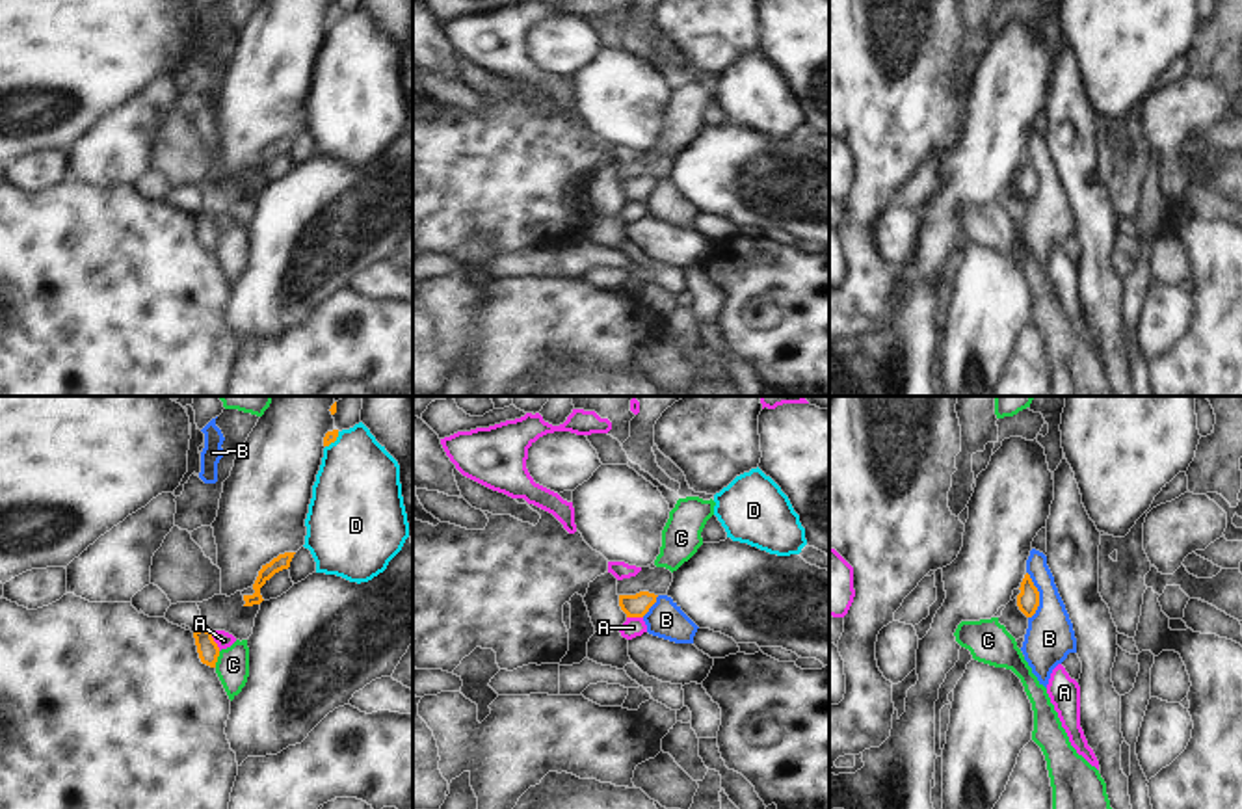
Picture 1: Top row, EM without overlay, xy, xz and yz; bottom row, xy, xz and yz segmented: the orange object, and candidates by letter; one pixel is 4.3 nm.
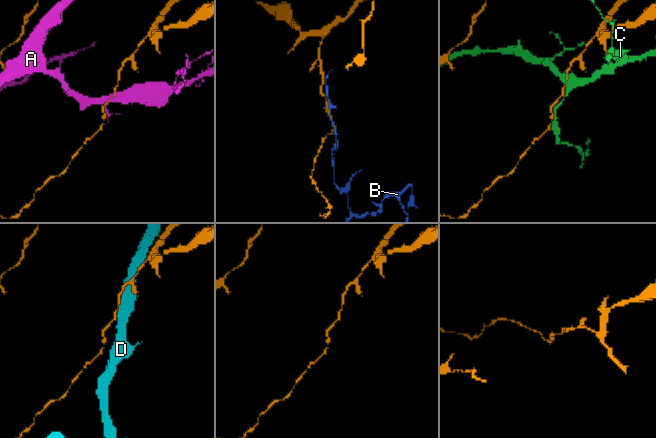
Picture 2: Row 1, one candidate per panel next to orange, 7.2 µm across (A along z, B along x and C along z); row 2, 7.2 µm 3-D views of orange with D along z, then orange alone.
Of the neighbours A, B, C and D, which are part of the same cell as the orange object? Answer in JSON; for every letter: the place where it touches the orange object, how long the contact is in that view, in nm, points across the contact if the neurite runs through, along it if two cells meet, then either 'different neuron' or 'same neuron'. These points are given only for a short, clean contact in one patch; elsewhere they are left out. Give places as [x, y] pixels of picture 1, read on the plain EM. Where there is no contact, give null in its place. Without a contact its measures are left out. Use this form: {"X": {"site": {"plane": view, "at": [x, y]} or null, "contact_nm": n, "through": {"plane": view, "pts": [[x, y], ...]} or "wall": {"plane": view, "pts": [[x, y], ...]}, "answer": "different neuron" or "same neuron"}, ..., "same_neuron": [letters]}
{"A": {"site": {"plane": "xy", "at": [214, 225]}, "contact_nm": 90, "answer": "different neuron"}, "B": {"site": {"plane": "yz", "at": [1038, 179]}, "contact_nm": 200, "wall": {"plane": "yz", "pts": [[1027, 155], [1038, 175], [1038, 192], [1030, 201]]}, "answer": "different neuron"}, "C": {"site": {"plane": "xy", "at": [216, 242]}, "contact_nm": 80, "answer": "different neuron"}, "D": {"site": {"plane": "xy", "at": [333, 25]}, "contact_nm": 90, "answer": "different neuron"}, "same_neuron": []}

